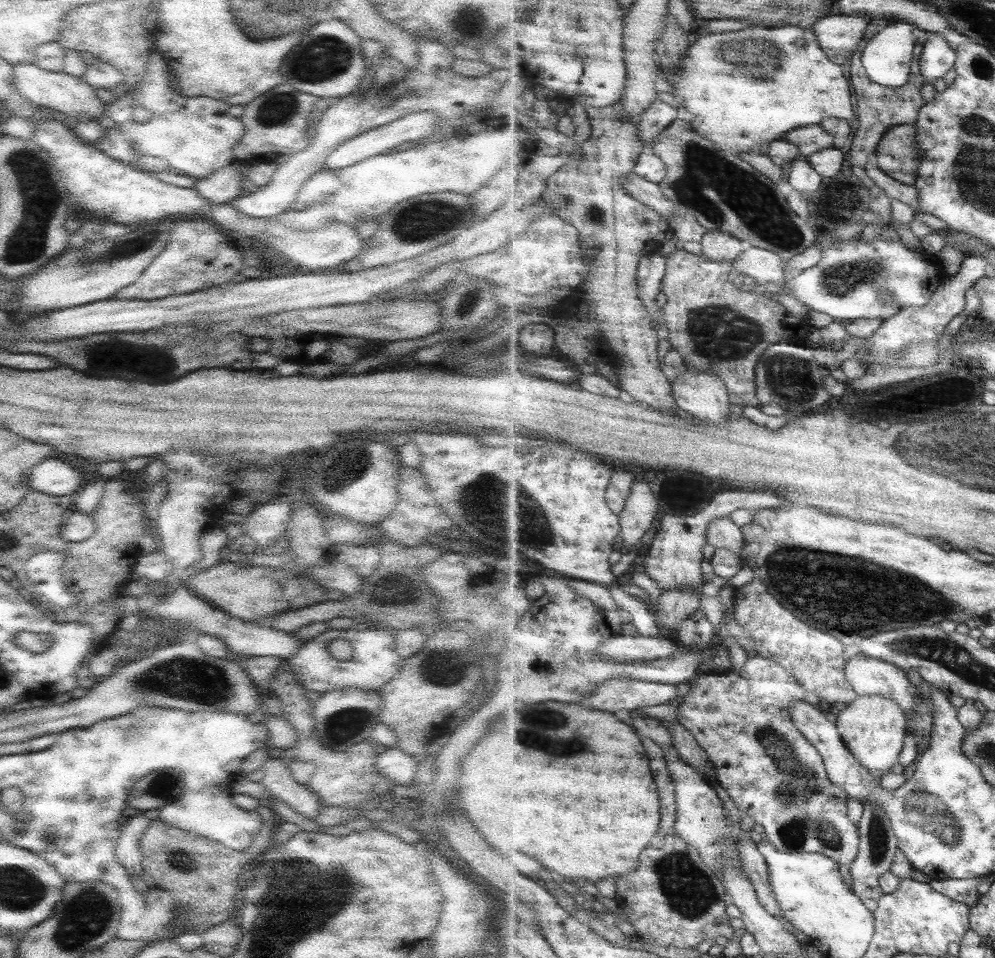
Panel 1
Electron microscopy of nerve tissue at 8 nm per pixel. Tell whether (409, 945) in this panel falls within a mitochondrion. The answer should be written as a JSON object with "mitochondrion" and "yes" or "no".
{"mitochondrion":"no"}

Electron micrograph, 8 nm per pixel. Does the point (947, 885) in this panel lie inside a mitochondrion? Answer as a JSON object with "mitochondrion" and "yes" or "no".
{"mitochondrion":"no"}

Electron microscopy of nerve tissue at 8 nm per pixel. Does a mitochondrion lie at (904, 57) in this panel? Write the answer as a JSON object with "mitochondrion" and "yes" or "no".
{"mitochondrion":"no"}

